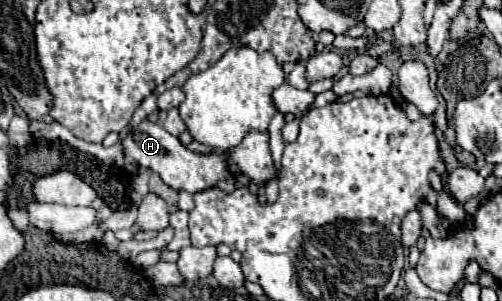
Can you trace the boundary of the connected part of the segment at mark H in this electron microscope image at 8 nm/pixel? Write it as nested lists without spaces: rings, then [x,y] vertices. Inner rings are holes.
[[[142,120],[138,126],[130,130],[122,138],[122,152],[126,158],[132,158],[140,168],[150,168],[152,172],[160,174],[162,182],[172,186],[174,190],[186,190],[190,194],[196,194],[200,190],[206,190],[210,186],[216,186],[222,178],[232,176],[226,170],[226,158],[224,154],[196,154],[190,152],[186,146],[180,144],[176,136],[166,132],[162,126],[150,120]]]

